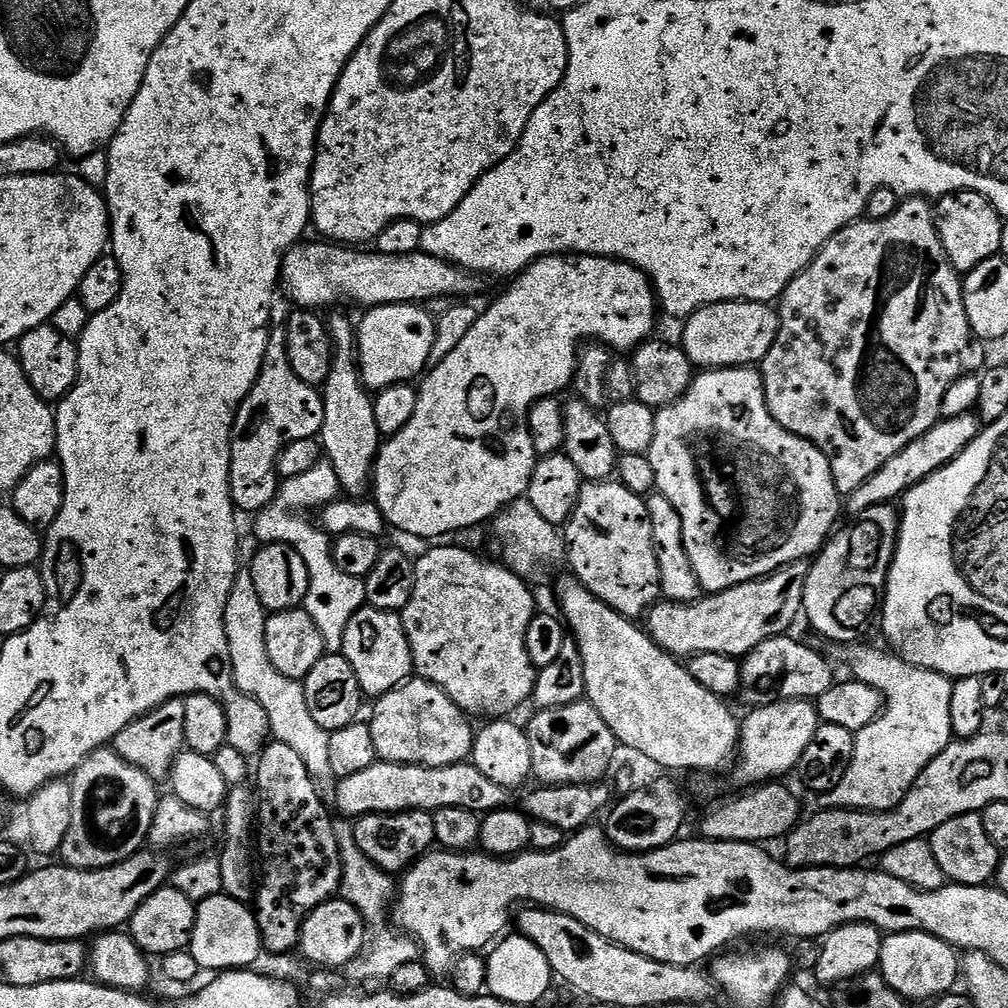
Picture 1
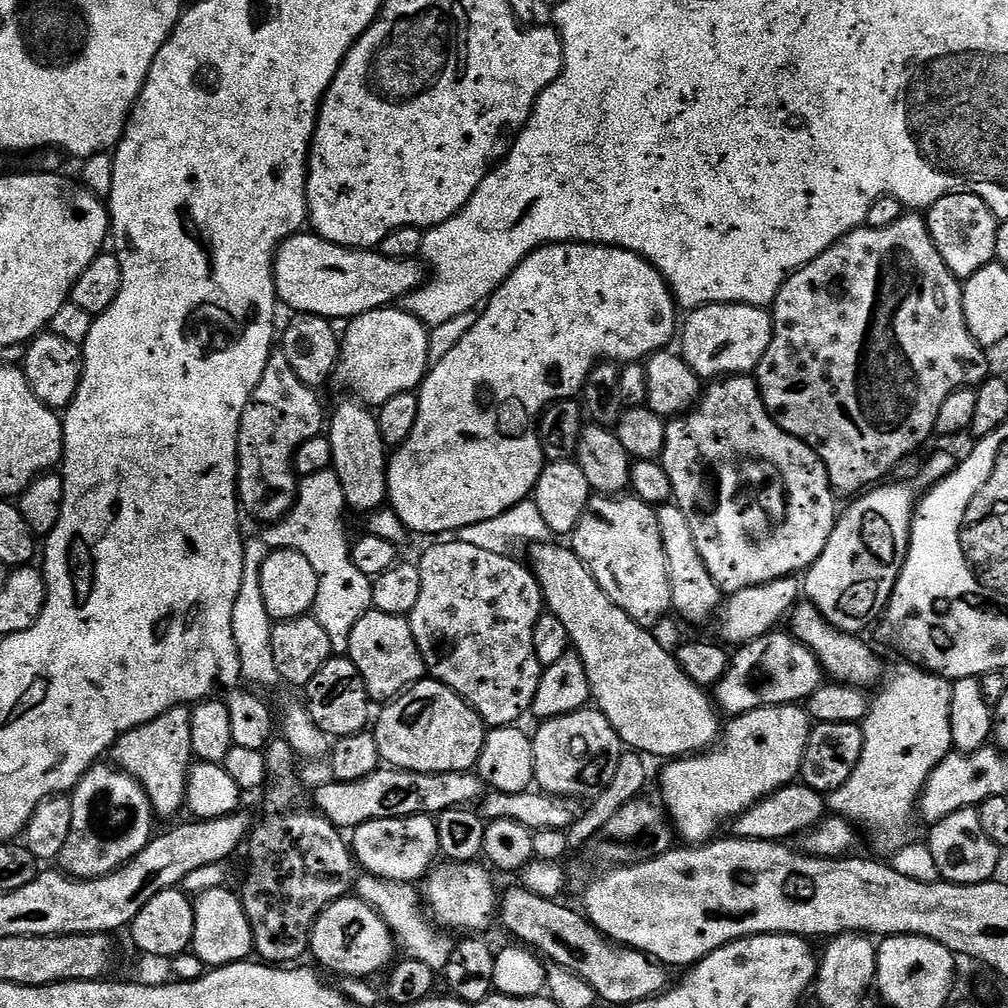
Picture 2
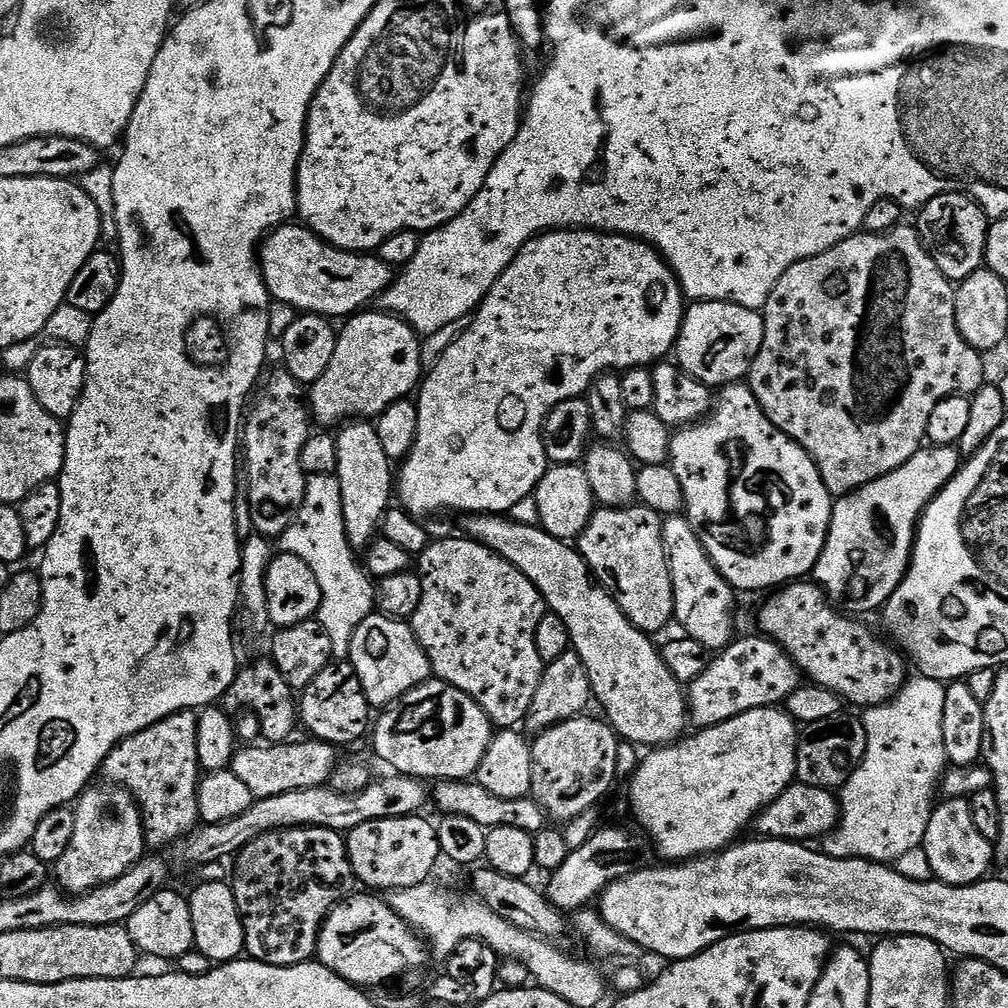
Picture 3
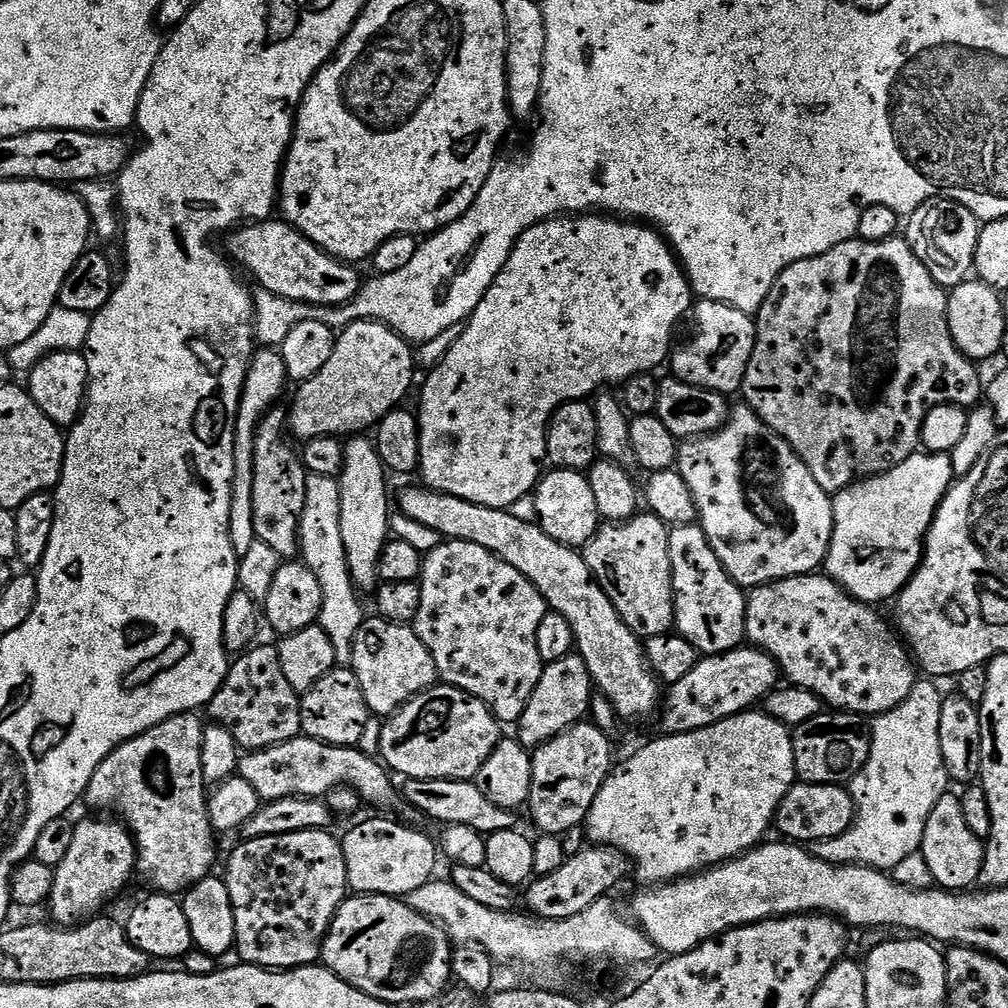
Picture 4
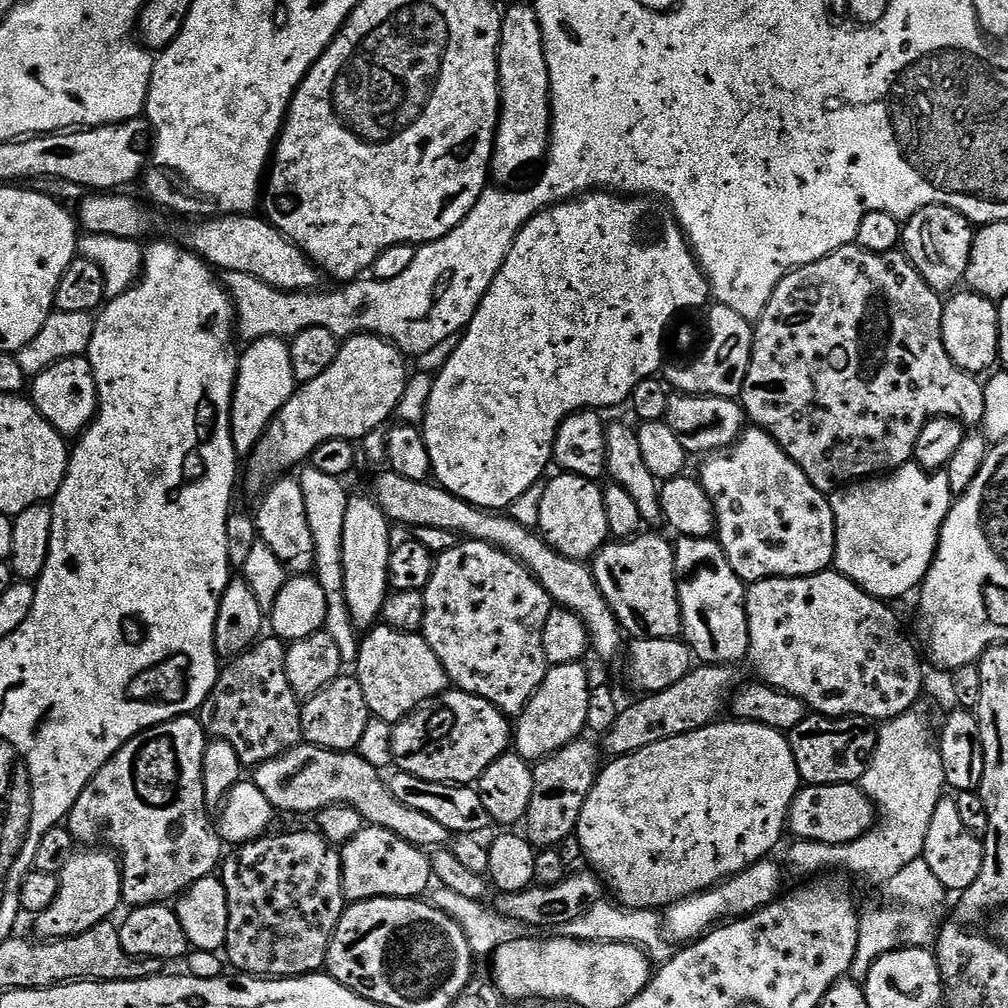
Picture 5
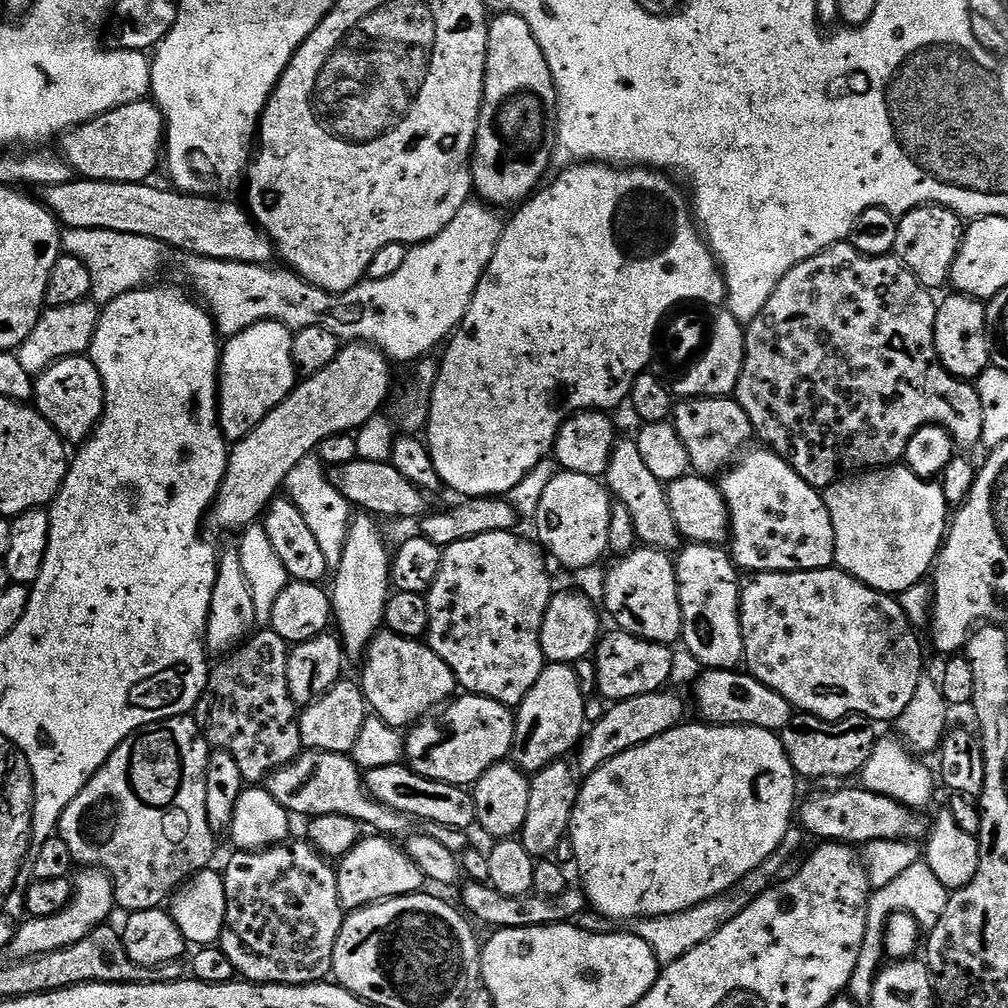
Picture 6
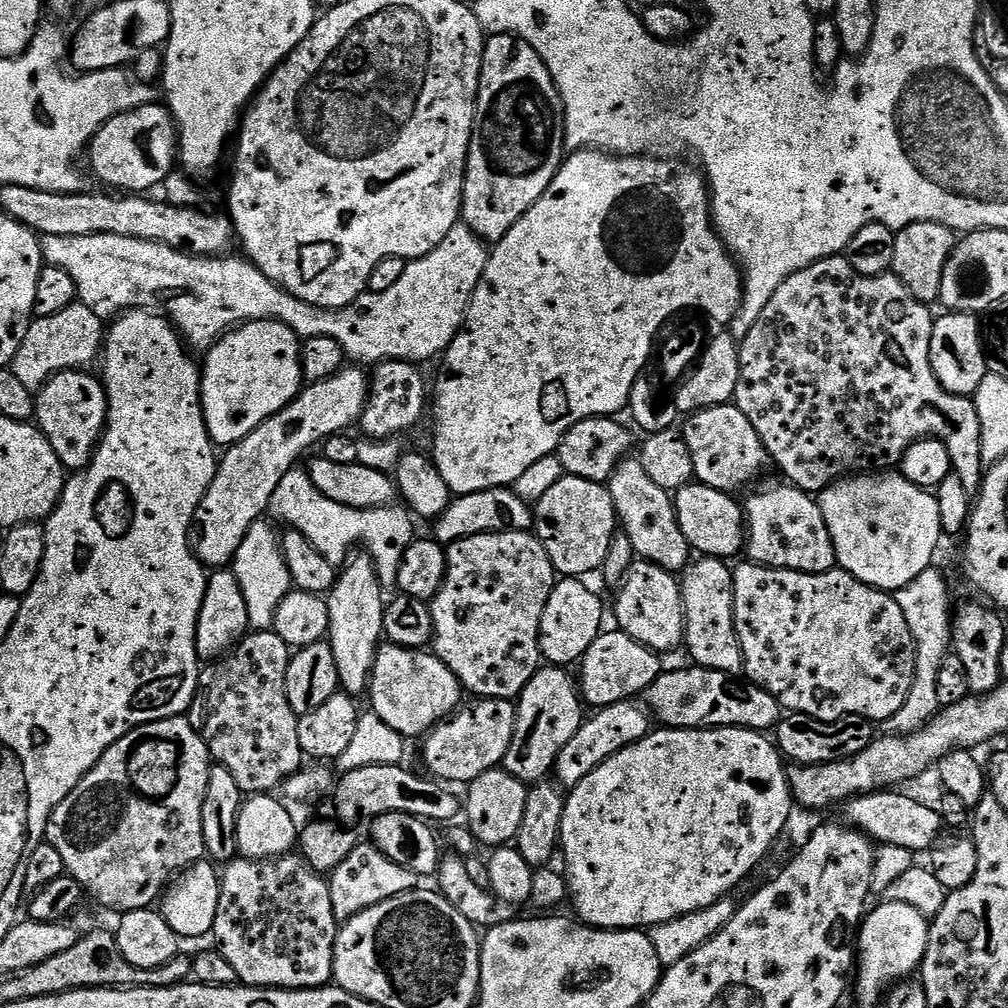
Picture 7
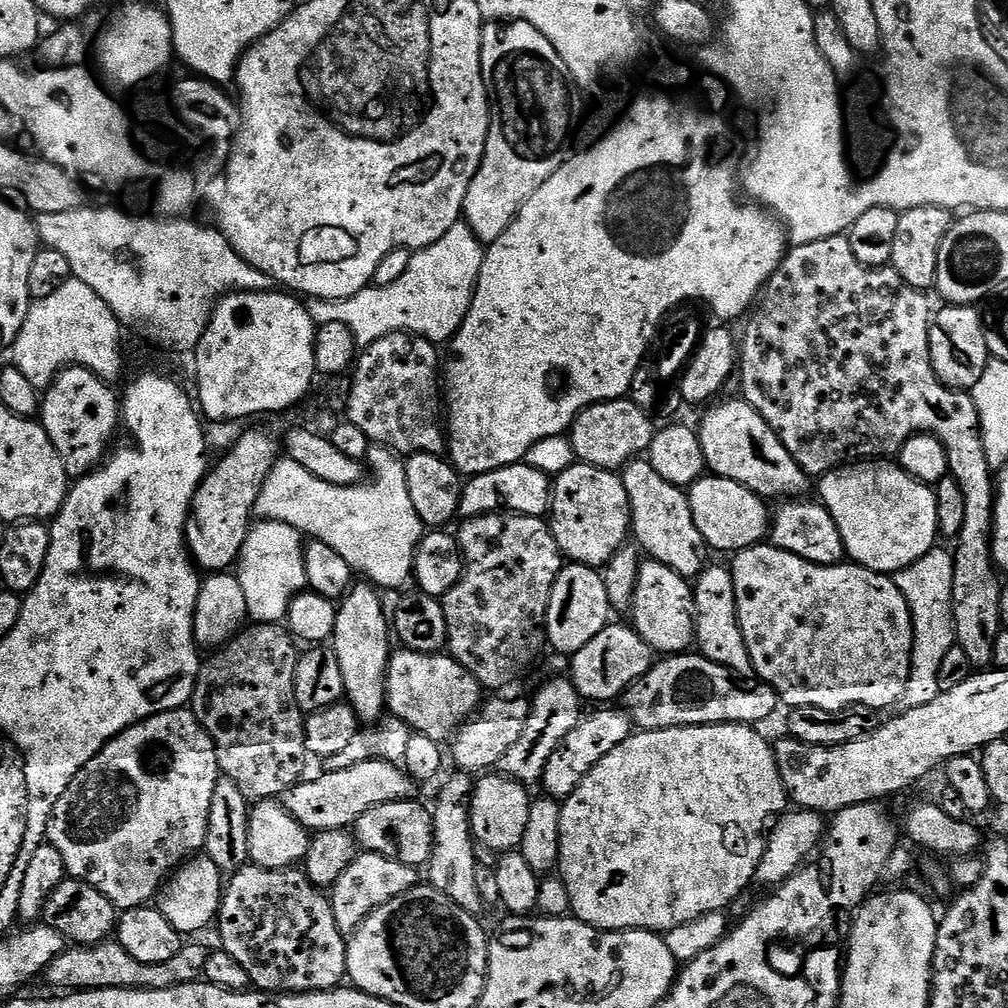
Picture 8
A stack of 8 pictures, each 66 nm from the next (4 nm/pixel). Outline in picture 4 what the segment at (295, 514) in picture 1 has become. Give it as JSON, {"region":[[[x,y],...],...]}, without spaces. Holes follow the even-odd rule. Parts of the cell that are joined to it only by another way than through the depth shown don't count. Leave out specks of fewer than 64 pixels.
{"region":[[[309,476],[306,482],[306,502],[300,515],[300,556],[303,563],[312,569],[318,586],[322,586],[322,610],[319,625],[326,634],[330,634],[330,643],[334,645],[337,661],[351,661],[354,654],[354,638],[366,619],[364,604],[359,600],[358,589],[352,583],[346,554],[342,546],[340,533],[340,486],[336,480]]]}

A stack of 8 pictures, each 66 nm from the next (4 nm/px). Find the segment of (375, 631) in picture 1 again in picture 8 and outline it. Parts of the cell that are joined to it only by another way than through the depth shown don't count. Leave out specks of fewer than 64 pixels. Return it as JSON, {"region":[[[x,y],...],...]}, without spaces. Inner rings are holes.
{"region":[[[393,651],[388,657],[384,694],[393,717],[408,724],[413,733],[437,742],[447,741],[482,704],[480,682],[448,654]]]}

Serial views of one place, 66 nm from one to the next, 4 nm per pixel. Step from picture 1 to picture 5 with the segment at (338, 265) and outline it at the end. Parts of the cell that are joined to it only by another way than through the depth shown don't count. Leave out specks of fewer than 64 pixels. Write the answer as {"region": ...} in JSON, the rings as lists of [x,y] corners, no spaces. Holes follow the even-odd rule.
{"region":[[[212,214],[209,215],[207,218],[200,218],[197,219],[195,222],[197,224],[192,224],[188,228],[188,233],[185,234],[183,243],[187,245],[191,251],[195,252],[197,256],[203,258],[213,269],[221,270],[220,268],[224,268],[223,271],[225,273],[229,272],[241,272],[242,274],[254,274],[254,278],[258,278],[260,281],[265,284],[265,286],[273,289],[279,290],[281,293],[284,292],[292,292],[291,294],[304,294],[307,293],[309,290],[316,290],[321,287],[320,279],[322,279],[322,273],[319,268],[316,267],[315,264],[312,263],[312,259],[307,256],[305,252],[303,252],[297,244],[294,243],[290,238],[286,238],[280,231],[277,230],[273,226],[271,222],[266,219],[261,218],[259,215],[256,214]]]}

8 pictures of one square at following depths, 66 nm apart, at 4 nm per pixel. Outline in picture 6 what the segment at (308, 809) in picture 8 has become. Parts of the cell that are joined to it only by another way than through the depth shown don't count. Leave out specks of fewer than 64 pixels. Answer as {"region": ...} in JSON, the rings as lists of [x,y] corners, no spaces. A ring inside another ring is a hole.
{"region":[[[403,763],[368,770],[366,787],[376,800],[381,800],[394,811],[402,812],[417,821],[420,819],[420,822],[441,824],[461,830],[471,829],[476,824],[476,803],[472,801],[472,792],[467,787],[419,776]]]}

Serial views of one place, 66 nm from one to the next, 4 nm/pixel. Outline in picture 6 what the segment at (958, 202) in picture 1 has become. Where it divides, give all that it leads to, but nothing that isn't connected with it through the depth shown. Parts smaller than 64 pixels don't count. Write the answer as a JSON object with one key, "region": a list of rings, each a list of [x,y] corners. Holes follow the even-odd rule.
{"region":[[[921,206],[899,217],[898,238],[894,255],[915,274],[929,290],[949,283],[954,260],[962,239],[962,220],[952,209],[943,206]]]}

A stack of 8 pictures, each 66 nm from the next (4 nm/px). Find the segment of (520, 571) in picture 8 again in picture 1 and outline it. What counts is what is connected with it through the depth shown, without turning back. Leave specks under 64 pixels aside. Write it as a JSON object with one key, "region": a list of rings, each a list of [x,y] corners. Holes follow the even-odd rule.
{"region":[[[432,546],[429,548],[432,548],[429,550],[428,553],[425,554],[424,557],[421,558],[421,560],[417,559],[415,561],[416,566],[416,577],[414,578],[414,594],[410,594],[410,602],[406,602],[406,606],[404,607],[403,613],[402,613],[402,619],[404,622],[404,629],[406,630],[406,638],[410,642],[410,650],[412,651],[412,667],[414,669],[415,675],[419,677],[419,679],[422,680],[429,680],[431,684],[434,686],[438,686],[441,688],[442,691],[450,697],[453,702],[457,706],[462,709],[465,714],[467,714],[469,717],[477,718],[476,716],[488,716],[484,718],[508,718],[511,717],[513,714],[512,711],[515,710],[515,708],[520,708],[525,703],[526,705],[531,701],[532,699],[532,691],[534,690],[534,686],[536,685],[536,677],[538,675],[538,669],[535,668],[535,666],[530,662],[530,654],[526,654],[526,630],[530,630],[530,622],[534,619],[534,617],[537,614],[538,611],[538,605],[536,605],[536,600],[534,597],[532,597],[533,589],[530,587],[529,581],[523,580],[523,578],[517,573],[517,572],[511,572],[509,568],[507,568],[503,563],[497,562],[495,564],[492,560],[483,560],[482,557],[479,556],[476,552],[467,552],[464,548],[436,548],[440,546]]]}

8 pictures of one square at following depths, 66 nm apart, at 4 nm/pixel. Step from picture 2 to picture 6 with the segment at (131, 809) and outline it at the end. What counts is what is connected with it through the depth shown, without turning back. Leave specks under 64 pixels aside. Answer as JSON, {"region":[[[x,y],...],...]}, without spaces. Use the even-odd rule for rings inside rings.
{"region":[[[80,870],[74,876],[72,899],[58,914],[50,918],[28,918],[17,927],[10,945],[11,955],[16,958],[40,956],[44,952],[62,950],[74,942],[82,942],[86,934],[101,927],[104,920],[116,908],[116,895],[112,889],[112,878],[103,870]]]}

